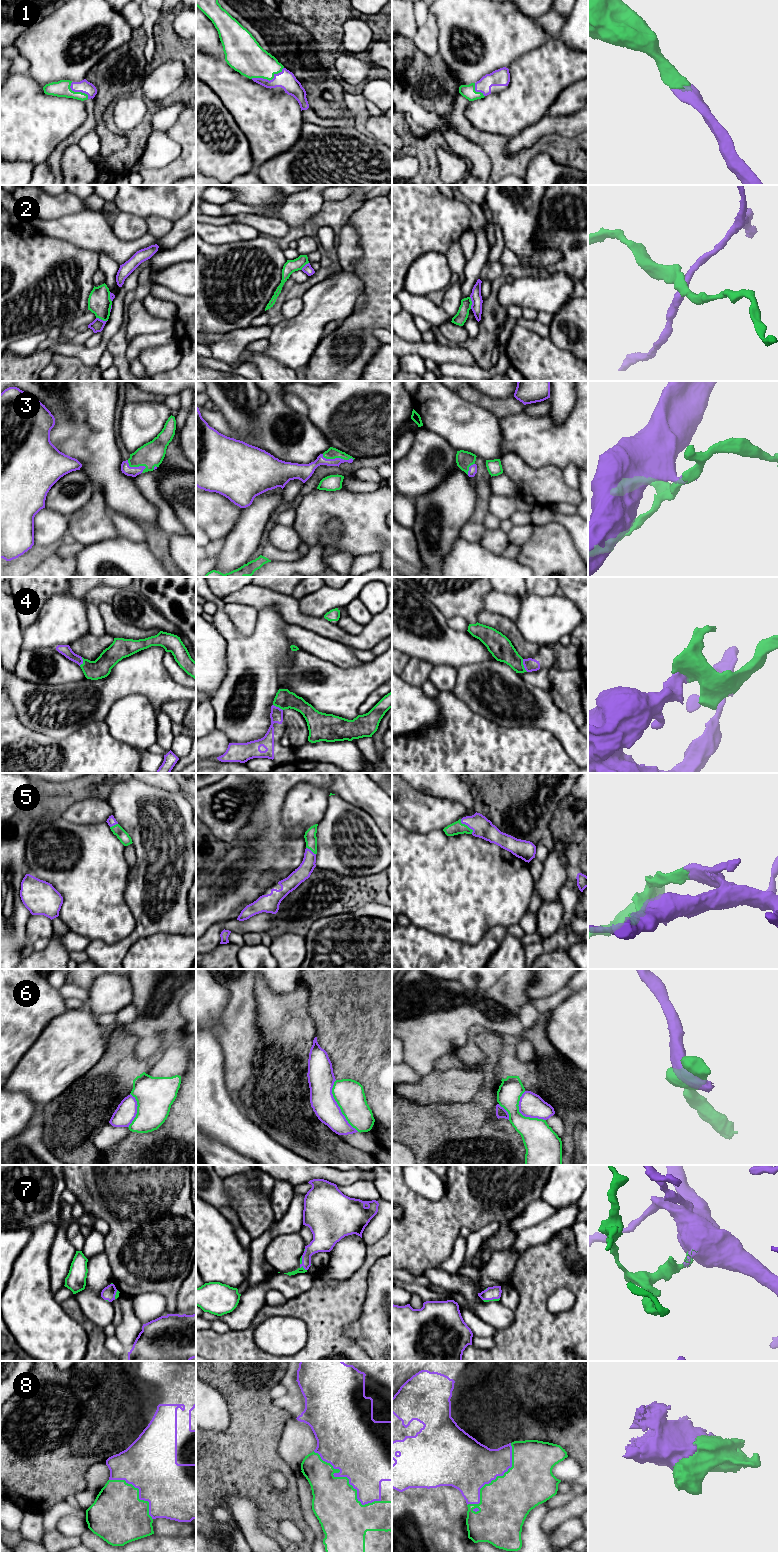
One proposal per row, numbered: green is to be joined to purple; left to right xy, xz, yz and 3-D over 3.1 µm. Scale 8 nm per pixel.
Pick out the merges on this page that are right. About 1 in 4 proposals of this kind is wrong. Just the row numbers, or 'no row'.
1, 3, 4, 5, 7, 8

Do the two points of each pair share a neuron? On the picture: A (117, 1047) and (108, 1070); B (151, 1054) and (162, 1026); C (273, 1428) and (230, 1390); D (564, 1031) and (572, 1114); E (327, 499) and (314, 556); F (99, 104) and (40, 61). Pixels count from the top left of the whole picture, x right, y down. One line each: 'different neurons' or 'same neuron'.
A: same neuron
B: same neuron
C: same neuron
D: different neurons
E: different neurons
F: different neurons

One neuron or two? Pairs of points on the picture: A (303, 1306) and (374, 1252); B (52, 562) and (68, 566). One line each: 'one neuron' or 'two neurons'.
A: one neuron
B: one neuron

